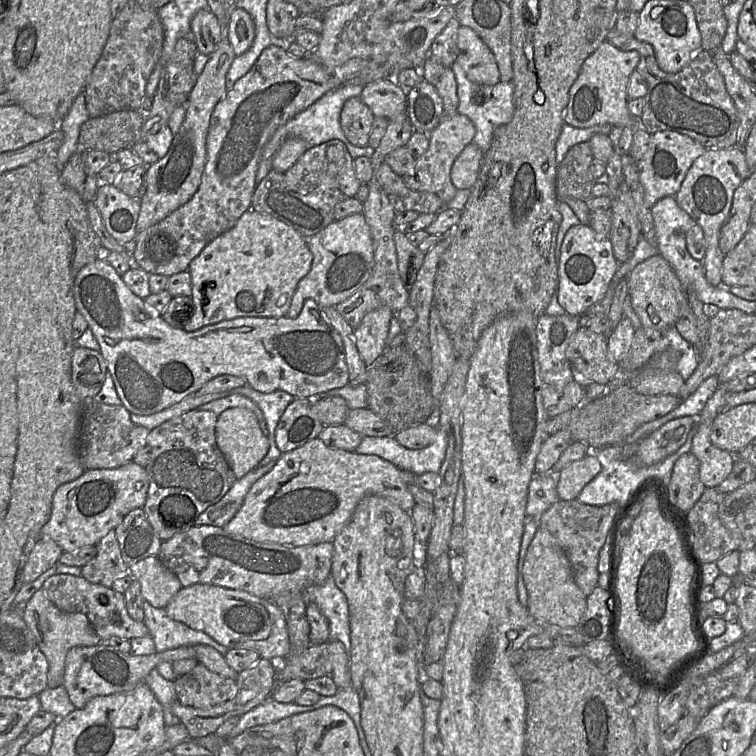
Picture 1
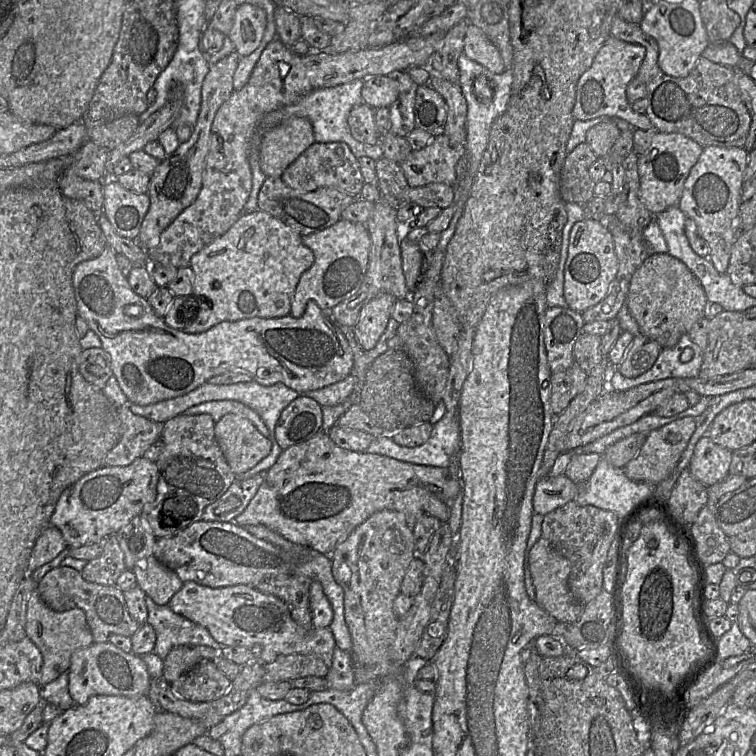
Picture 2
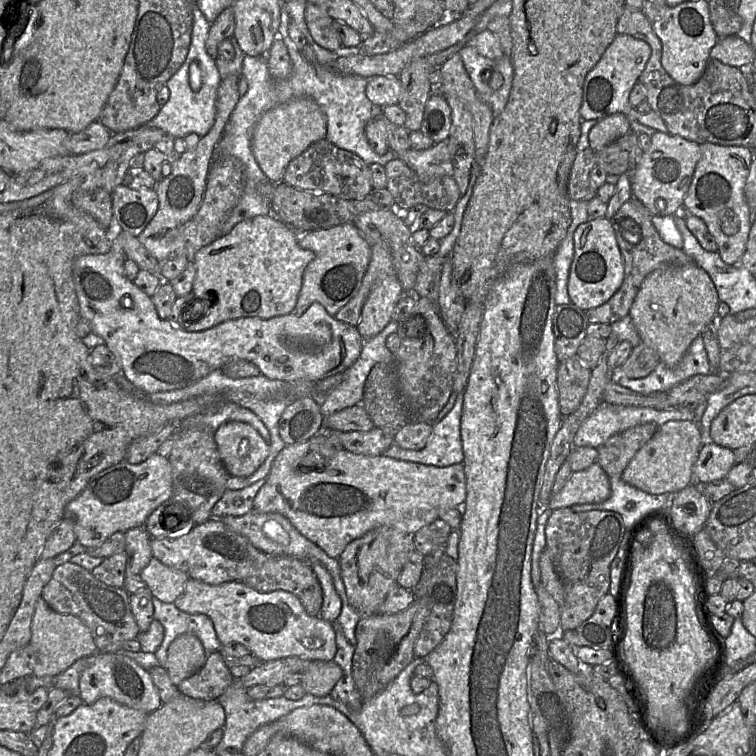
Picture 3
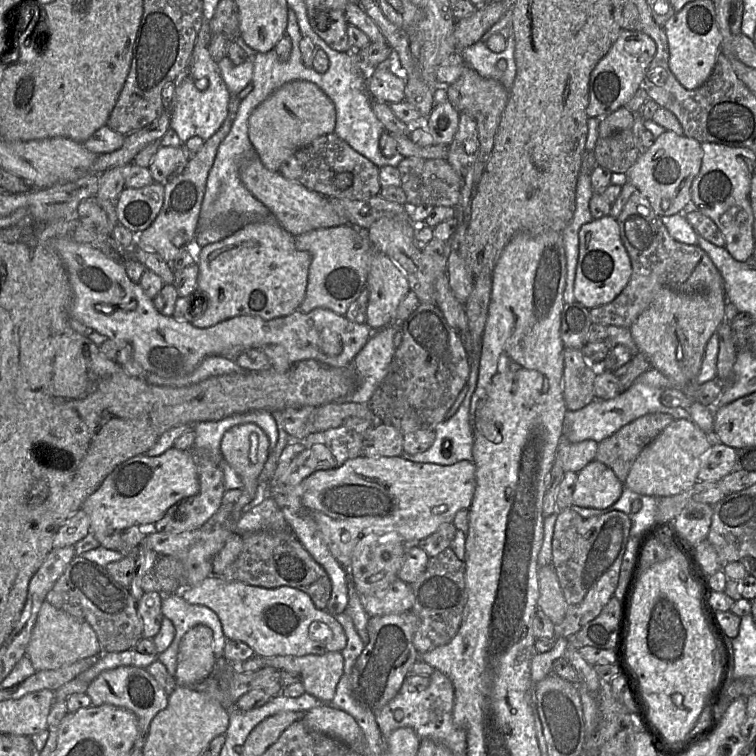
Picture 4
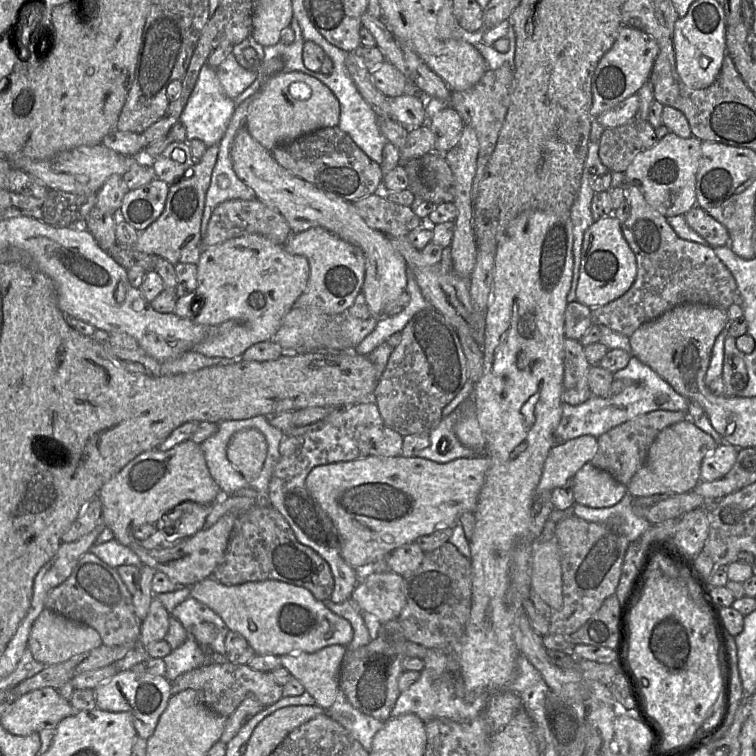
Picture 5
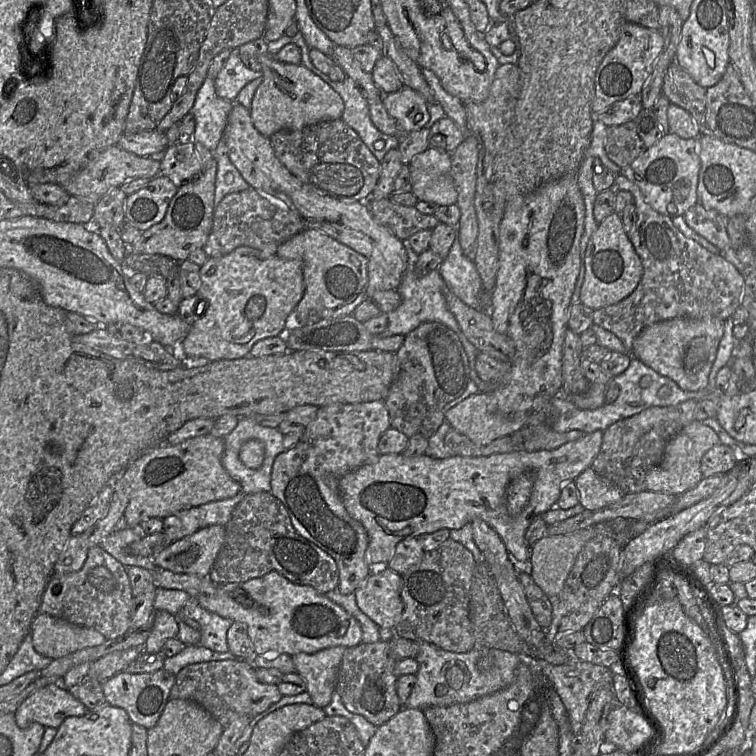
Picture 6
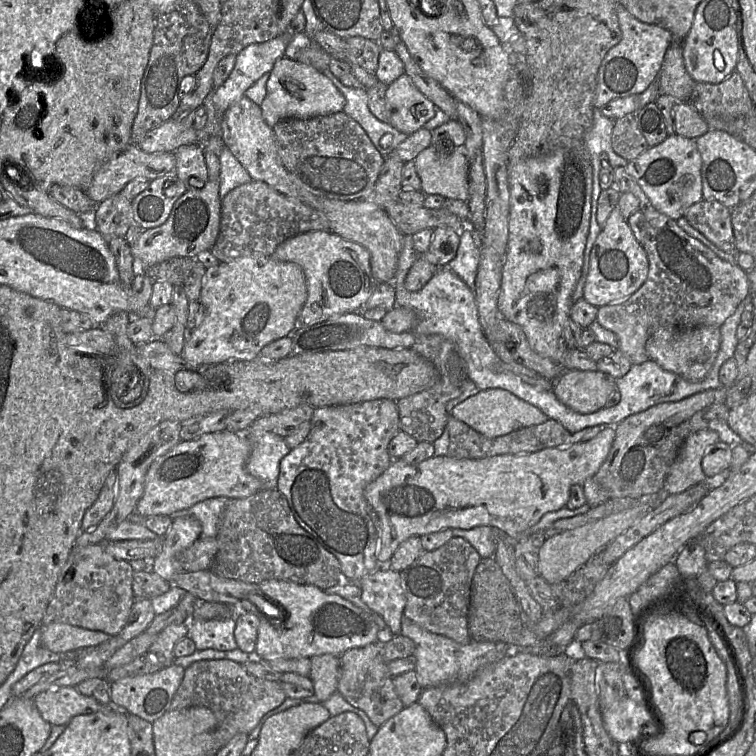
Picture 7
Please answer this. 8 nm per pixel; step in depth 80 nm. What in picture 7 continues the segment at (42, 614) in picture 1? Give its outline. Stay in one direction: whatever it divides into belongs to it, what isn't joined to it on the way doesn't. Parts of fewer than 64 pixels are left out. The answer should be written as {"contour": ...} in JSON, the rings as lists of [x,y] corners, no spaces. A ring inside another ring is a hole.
{"contour":[[[60,622],[42,625],[40,630],[42,645],[46,649],[58,654],[97,646],[111,637],[101,631]]]}

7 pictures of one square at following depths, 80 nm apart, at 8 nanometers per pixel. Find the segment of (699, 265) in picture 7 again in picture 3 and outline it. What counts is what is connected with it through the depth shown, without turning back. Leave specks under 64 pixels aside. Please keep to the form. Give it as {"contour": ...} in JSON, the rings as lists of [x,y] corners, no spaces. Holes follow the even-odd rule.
{"contour":[[[631,197],[620,207],[611,222],[624,260],[624,280],[617,292],[603,305],[586,312],[589,323],[613,324],[629,315],[631,306],[648,275],[664,266],[693,264],[693,259],[683,249],[663,241],[652,223],[653,215],[637,198]]]}

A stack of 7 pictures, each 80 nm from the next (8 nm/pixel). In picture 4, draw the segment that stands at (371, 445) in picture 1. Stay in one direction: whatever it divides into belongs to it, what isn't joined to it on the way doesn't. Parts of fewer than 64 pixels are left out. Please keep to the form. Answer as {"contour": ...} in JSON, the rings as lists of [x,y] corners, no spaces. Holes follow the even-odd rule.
{"contour":[[[473,339],[473,351],[470,352],[472,358],[471,366],[472,371],[469,374],[467,380],[468,392],[457,409],[457,411],[448,419],[441,421],[435,427],[435,439],[433,444],[425,451],[417,454],[407,454],[403,452],[401,457],[406,460],[421,463],[434,463],[439,465],[452,465],[461,460],[472,461],[472,447],[474,443],[474,437],[472,432],[472,427],[470,423],[470,405],[473,393],[476,389],[478,368],[479,368],[479,344],[476,345]]]}

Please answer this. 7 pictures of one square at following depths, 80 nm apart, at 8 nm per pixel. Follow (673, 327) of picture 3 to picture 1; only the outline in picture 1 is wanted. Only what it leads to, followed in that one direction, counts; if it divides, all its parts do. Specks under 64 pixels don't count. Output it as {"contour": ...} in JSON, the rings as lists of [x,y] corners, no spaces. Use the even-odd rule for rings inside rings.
{"contour":[[[660,254],[646,259],[632,270],[628,277],[628,296],[642,326],[659,331],[674,327],[683,300],[687,298],[686,291],[675,271]]]}

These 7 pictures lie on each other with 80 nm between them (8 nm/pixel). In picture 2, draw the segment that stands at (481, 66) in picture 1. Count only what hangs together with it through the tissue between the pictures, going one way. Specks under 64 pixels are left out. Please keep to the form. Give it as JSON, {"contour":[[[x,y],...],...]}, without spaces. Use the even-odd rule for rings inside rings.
{"contour":[[[473,24],[467,27],[463,53],[493,74],[500,74],[505,70],[498,48]]]}

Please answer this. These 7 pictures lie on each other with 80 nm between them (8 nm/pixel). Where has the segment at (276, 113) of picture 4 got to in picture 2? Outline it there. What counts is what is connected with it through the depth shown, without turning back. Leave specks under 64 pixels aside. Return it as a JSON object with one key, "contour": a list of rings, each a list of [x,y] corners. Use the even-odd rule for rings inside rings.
{"contour":[[[296,117],[266,131],[259,145],[260,164],[266,177],[281,177],[284,171],[313,143],[311,122]]]}

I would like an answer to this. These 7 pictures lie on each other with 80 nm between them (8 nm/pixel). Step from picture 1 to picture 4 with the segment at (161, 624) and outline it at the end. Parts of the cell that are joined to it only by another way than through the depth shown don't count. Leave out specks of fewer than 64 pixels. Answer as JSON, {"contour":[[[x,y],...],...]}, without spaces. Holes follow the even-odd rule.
{"contour":[[[161,594],[161,611],[165,618],[169,619],[175,628],[175,639],[180,639],[184,634],[196,625],[208,626],[213,631],[212,650],[214,655],[224,655],[226,637],[218,615],[210,608],[190,604],[177,594]]]}

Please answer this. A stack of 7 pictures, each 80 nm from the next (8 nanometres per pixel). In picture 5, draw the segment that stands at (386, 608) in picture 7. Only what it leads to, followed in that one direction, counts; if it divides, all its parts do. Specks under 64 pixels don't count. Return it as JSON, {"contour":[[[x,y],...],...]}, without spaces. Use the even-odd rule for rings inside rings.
{"contour":[[[391,570],[361,577],[351,599],[360,611],[375,615],[380,623],[397,619],[406,604],[404,578]]]}

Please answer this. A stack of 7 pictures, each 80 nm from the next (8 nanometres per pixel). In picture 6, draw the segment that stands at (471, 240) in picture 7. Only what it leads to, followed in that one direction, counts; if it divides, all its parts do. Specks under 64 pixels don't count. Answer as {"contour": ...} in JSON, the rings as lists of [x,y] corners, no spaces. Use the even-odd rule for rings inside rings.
{"contour":[[[455,240],[449,254],[438,268],[449,291],[464,304],[482,309],[482,286],[474,261],[465,256],[459,241]]]}

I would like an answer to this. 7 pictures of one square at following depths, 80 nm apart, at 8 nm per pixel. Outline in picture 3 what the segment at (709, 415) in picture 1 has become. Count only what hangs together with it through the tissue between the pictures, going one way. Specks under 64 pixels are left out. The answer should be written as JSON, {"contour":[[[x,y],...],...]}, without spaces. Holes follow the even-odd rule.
{"contour":[[[716,443],[704,444],[693,466],[696,483],[710,483],[726,479],[734,463],[734,450]]]}

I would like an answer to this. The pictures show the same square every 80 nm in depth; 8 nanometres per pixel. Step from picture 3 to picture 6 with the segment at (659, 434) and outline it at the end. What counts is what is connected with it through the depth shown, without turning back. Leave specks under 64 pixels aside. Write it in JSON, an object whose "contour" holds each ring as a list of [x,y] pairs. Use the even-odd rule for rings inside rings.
{"contour":[[[694,420],[667,443],[661,462],[645,477],[645,490],[679,495],[694,488],[704,478],[701,470],[703,456],[719,444],[720,438],[712,428]]]}

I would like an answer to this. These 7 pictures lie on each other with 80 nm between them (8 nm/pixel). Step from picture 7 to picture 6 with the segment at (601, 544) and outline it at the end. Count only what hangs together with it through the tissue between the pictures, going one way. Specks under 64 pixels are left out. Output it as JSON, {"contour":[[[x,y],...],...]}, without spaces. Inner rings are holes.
{"contour":[[[599,523],[568,534],[545,536],[532,545],[529,572],[534,582],[548,597],[556,597],[562,591],[578,554],[588,541],[598,536],[615,537],[615,532],[612,530],[612,526]]]}

